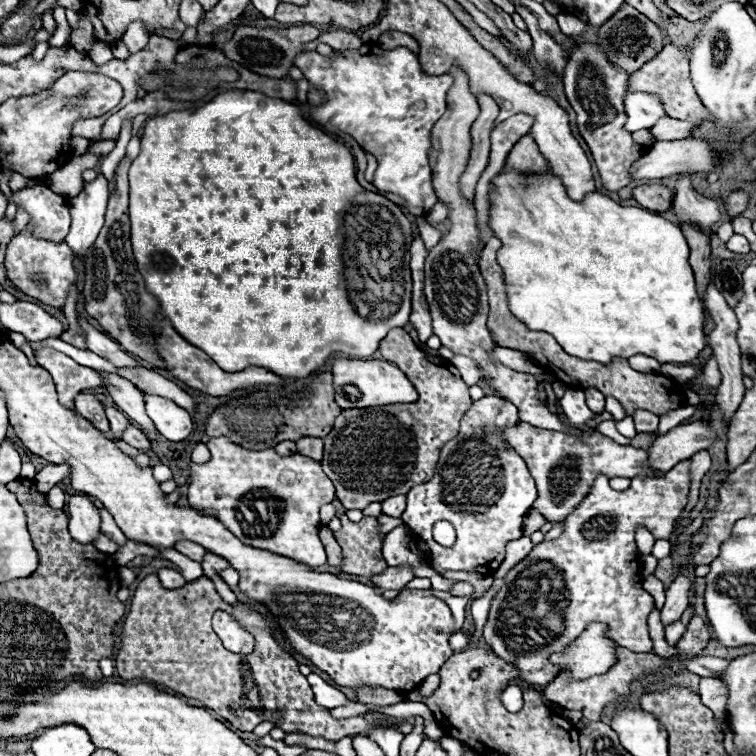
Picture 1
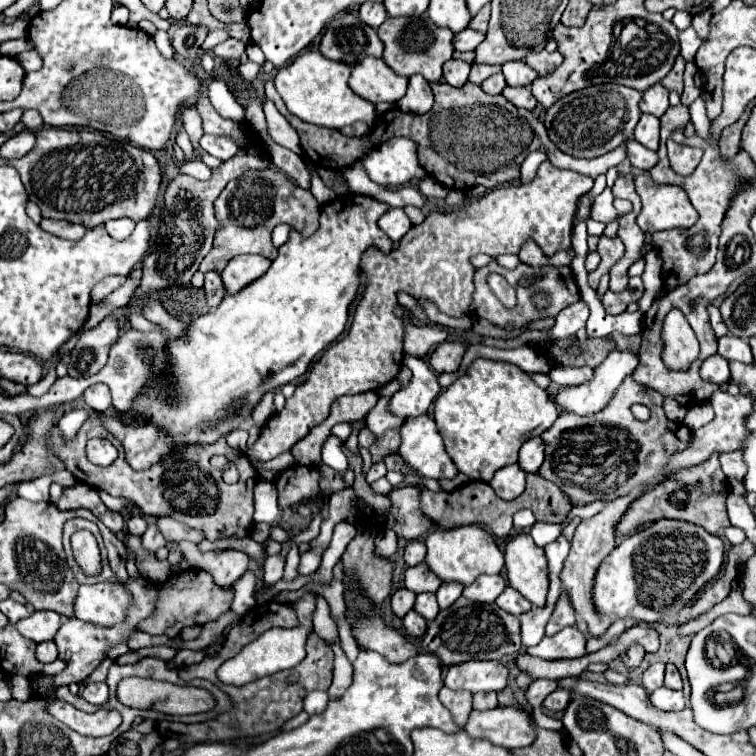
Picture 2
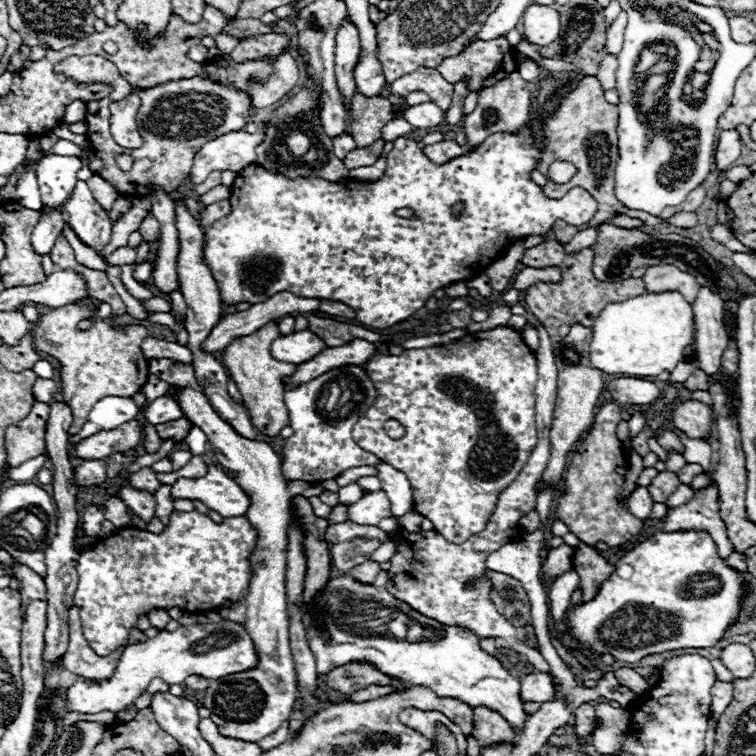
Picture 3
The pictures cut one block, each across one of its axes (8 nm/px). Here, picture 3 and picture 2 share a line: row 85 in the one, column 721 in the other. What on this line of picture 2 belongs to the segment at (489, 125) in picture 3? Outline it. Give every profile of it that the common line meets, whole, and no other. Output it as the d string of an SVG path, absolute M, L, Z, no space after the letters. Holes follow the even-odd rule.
M668 480L666 484L658 484L656 488L652 488L650 492L642 494L638 500L634 500L634 504L630 504L630 508L622 514L622 520L616 524L614 530L616 530L616 536L634 534L634 532L650 526L654 520L662 520L662 518L684 520L684 522L702 526L710 534L718 534L720 528L730 526L730 520L726 516L726 494L704 496L692 486Z

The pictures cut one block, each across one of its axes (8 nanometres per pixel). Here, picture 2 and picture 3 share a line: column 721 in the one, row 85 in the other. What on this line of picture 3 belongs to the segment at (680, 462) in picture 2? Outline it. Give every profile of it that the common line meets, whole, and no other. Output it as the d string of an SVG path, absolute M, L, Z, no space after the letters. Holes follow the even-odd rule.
M418 68L416 72L402 76L390 86L390 92L396 96L408 96L414 90L424 90L430 96L430 100L436 102L436 106L440 106L444 112L452 106L454 86L446 82L434 68Z

